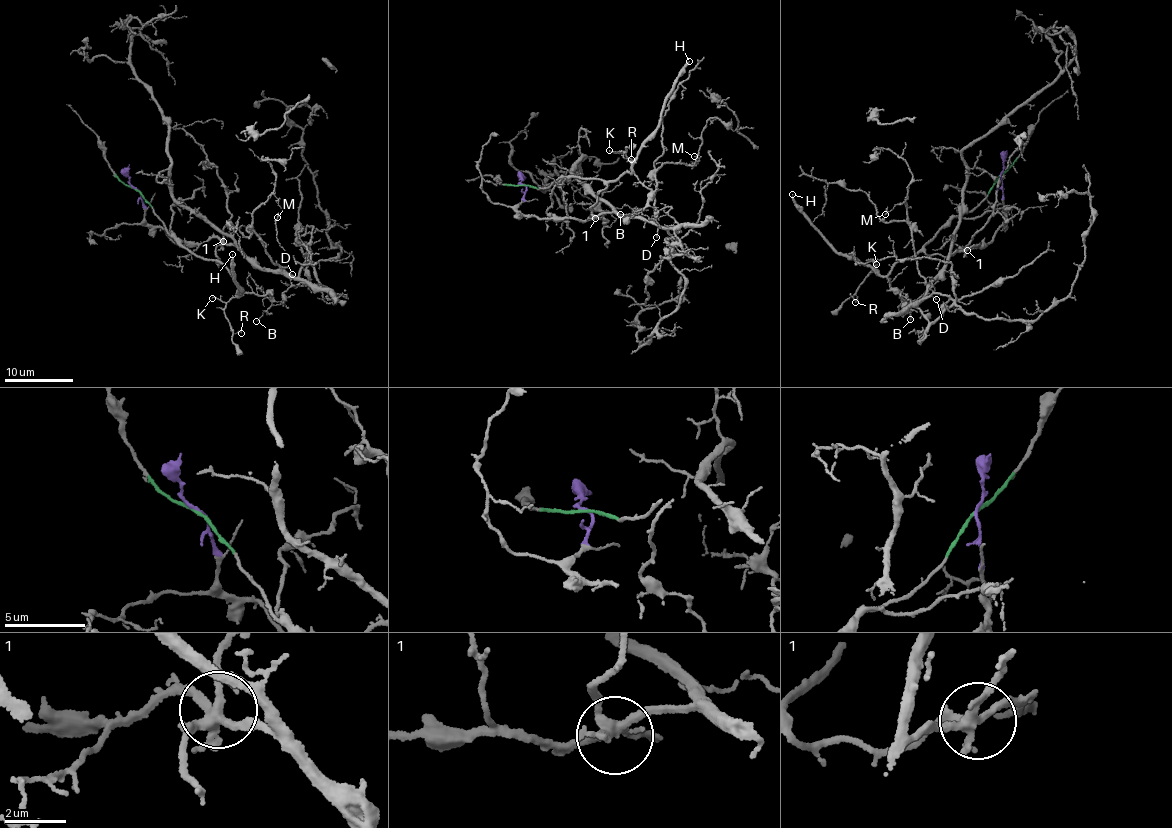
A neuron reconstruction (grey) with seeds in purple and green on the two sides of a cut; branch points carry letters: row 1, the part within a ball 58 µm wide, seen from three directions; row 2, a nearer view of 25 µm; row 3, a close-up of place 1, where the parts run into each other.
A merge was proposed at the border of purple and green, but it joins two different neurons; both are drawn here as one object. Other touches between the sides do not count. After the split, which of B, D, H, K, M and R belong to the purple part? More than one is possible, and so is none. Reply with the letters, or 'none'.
D, M

